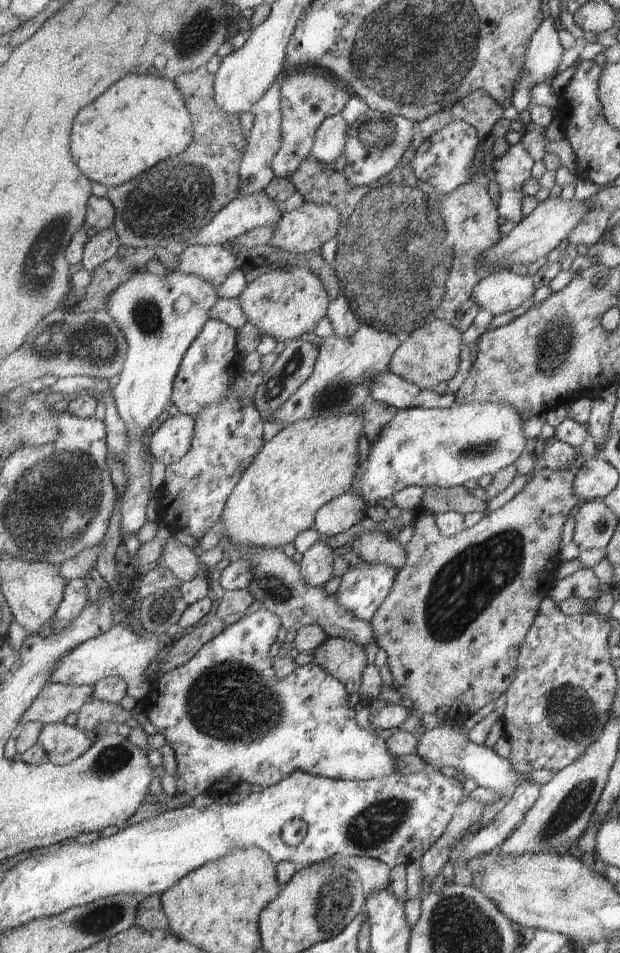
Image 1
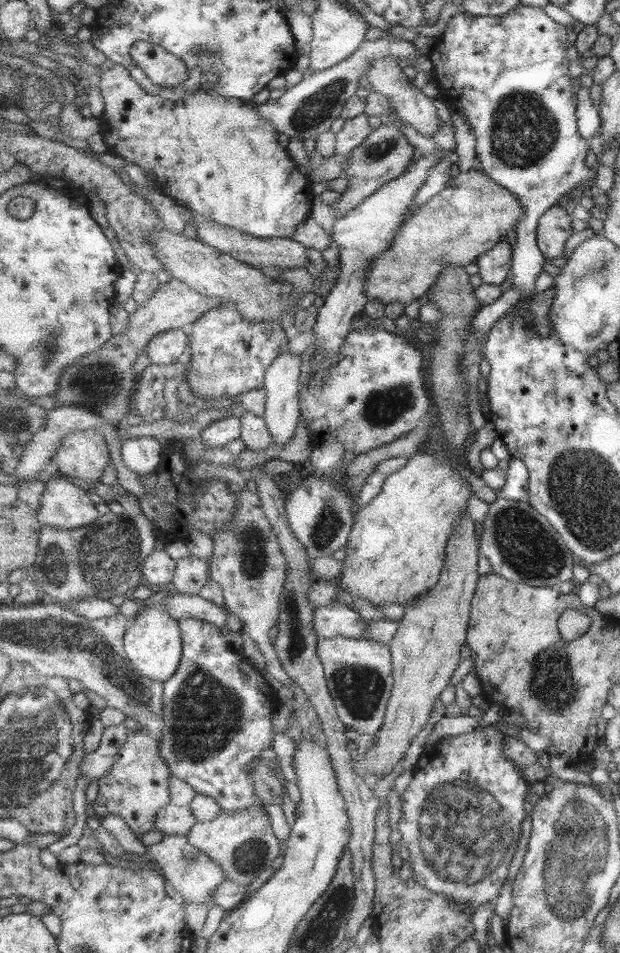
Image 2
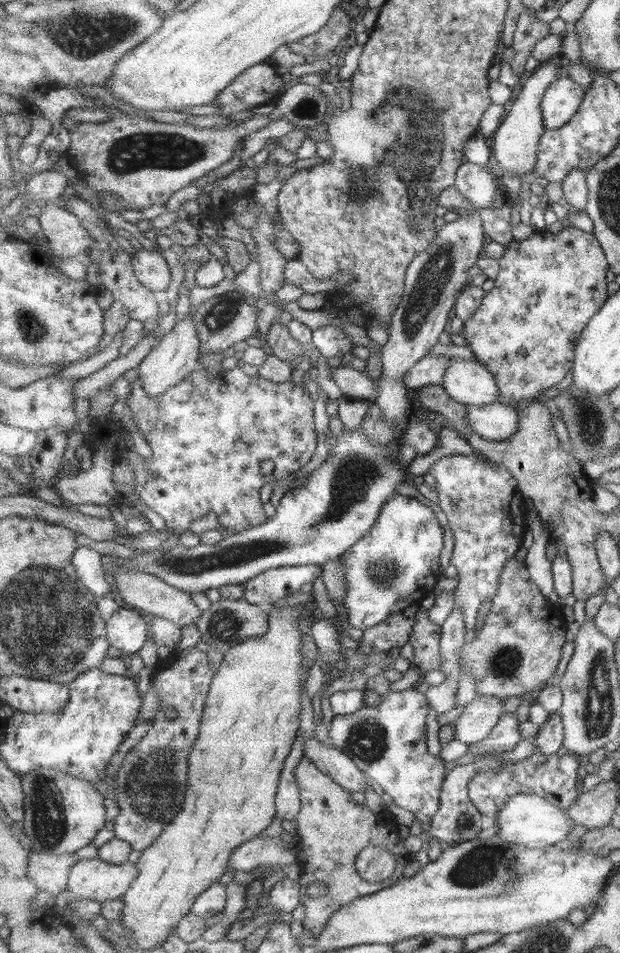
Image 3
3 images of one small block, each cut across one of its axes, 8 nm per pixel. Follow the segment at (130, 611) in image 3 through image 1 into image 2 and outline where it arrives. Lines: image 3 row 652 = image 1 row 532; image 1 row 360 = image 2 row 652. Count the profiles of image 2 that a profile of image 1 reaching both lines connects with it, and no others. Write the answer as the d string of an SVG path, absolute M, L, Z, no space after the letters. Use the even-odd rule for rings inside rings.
M152 606L147 608L133 620L131 628L127 629L124 636L125 651L127 656L134 662L136 668L143 673L143 676L149 677L152 680L160 680L165 682L178 672L183 658L183 638L182 630L180 629L179 620L173 618L164 606Z

